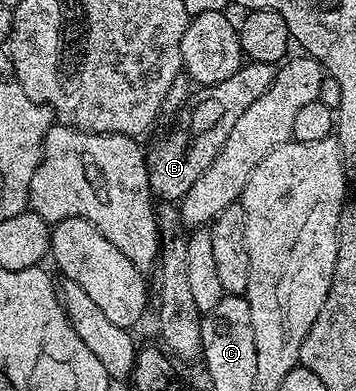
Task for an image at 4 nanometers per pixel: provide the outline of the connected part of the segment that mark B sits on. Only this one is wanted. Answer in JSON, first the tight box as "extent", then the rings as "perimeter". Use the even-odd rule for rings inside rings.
{"extent":[147,62,278,202],"perimeter":[[[245,62],[231,78],[223,78],[223,82],[208,85],[205,92],[197,101],[192,101],[193,109],[190,112],[180,113],[181,121],[166,134],[162,140],[157,140],[147,152],[149,162],[149,190],[154,197],[162,201],[180,202],[195,186],[195,181],[207,166],[215,160],[223,142],[231,134],[235,122],[259,94],[263,94],[275,82],[278,65],[264,64],[263,62]]]}

